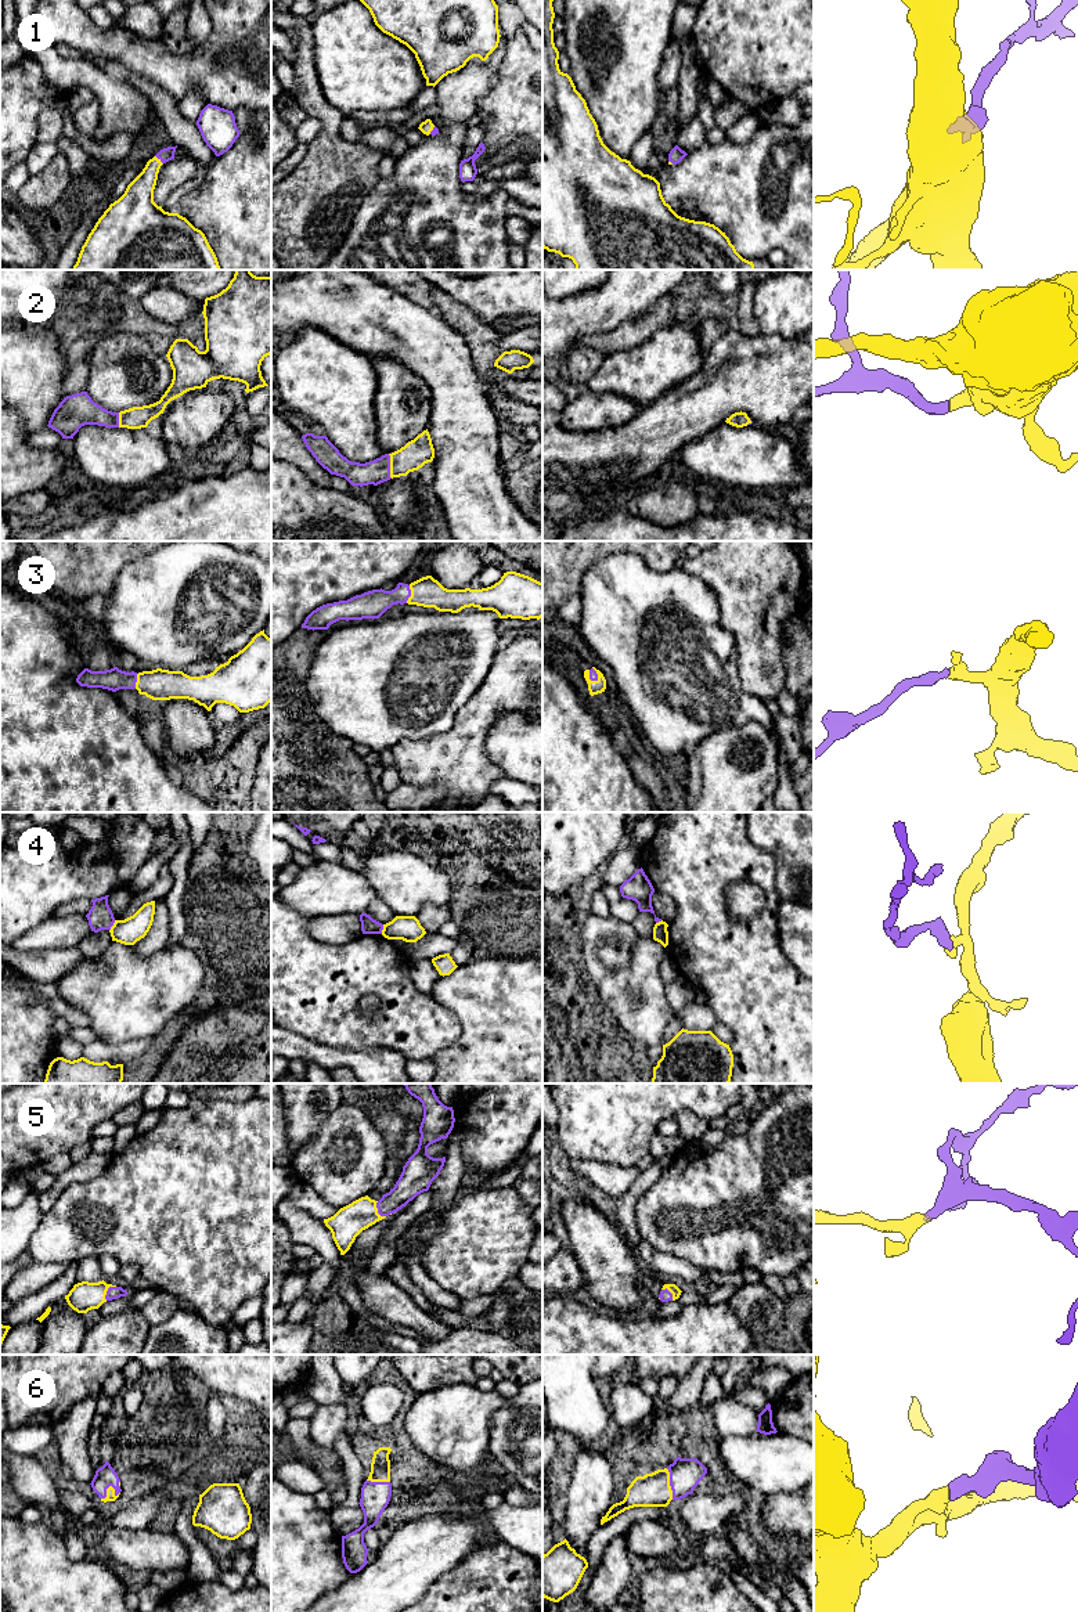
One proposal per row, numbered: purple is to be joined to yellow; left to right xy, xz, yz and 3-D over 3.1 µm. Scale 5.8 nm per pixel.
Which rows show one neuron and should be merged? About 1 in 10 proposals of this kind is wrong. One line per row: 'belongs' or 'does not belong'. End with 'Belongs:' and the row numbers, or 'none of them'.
1: belongs
2: belongs
3: belongs
4: does not belong
5: belongs
6: belongs
Belongs: 1, 2, 3, 5, 6

